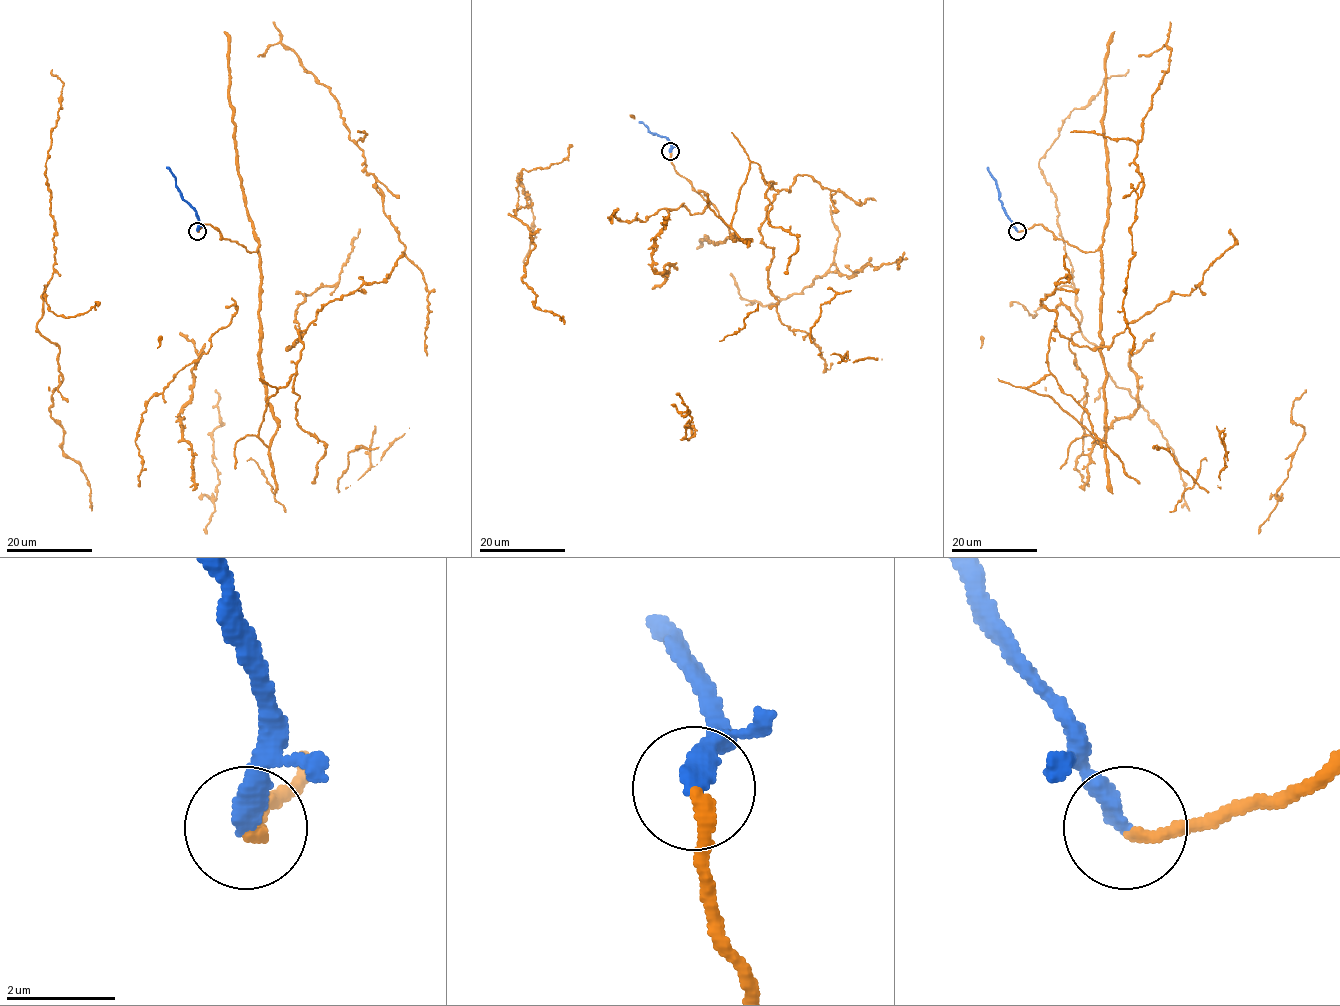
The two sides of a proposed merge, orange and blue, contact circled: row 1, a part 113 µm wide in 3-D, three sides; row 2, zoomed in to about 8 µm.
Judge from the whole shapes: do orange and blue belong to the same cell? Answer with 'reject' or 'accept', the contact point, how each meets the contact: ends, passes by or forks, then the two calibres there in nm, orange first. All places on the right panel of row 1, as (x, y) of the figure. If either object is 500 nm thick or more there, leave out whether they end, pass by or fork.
accept; place (1017, 231); orange ends; blue ends; calibres 240 and 360 nm

